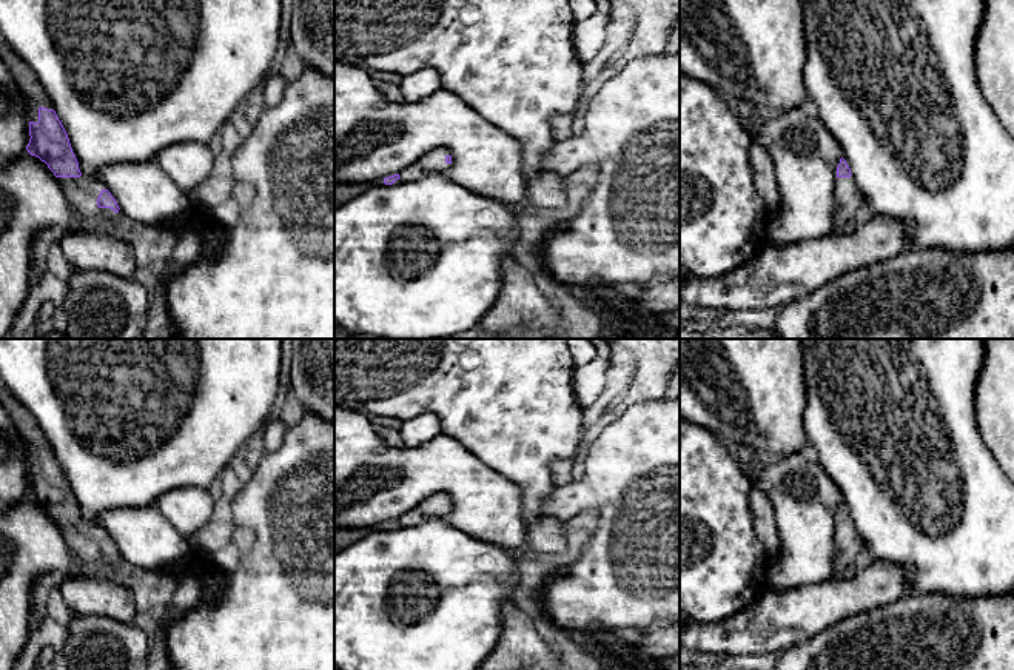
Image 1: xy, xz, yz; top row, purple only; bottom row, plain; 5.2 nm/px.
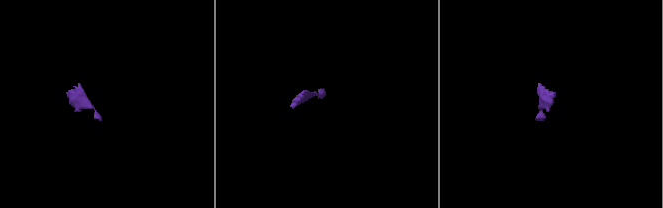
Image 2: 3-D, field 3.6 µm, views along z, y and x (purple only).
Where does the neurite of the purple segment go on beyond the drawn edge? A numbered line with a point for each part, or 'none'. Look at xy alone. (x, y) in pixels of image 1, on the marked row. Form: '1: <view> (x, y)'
1: xy (26, 80)
2: xy (82, 193)

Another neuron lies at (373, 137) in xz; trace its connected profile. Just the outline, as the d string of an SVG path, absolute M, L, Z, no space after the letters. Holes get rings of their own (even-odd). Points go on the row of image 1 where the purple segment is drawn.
M334 60L334 185L371 182L399 174L435 148L452 152L448 176L467 189L504 203L525 203L521 143L484 120L461 97L436 89L419 102L390 102L368 71Z

